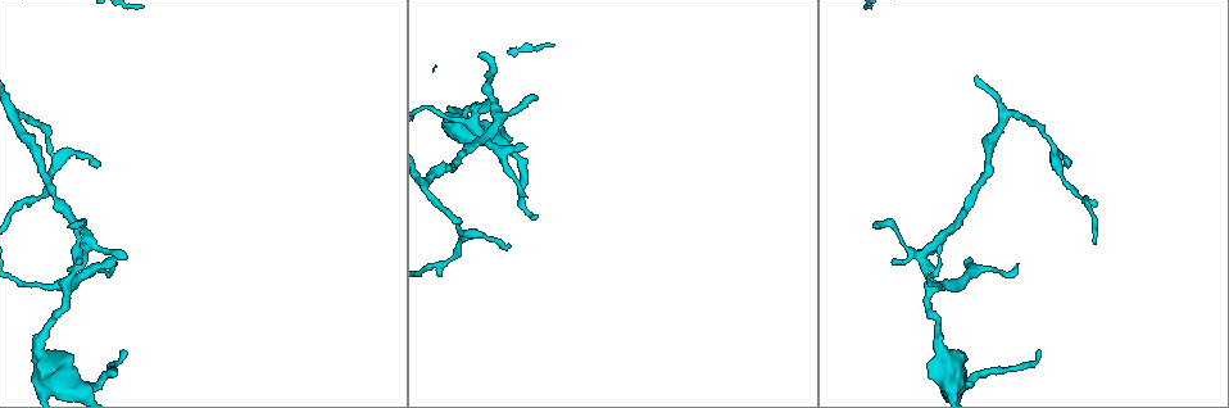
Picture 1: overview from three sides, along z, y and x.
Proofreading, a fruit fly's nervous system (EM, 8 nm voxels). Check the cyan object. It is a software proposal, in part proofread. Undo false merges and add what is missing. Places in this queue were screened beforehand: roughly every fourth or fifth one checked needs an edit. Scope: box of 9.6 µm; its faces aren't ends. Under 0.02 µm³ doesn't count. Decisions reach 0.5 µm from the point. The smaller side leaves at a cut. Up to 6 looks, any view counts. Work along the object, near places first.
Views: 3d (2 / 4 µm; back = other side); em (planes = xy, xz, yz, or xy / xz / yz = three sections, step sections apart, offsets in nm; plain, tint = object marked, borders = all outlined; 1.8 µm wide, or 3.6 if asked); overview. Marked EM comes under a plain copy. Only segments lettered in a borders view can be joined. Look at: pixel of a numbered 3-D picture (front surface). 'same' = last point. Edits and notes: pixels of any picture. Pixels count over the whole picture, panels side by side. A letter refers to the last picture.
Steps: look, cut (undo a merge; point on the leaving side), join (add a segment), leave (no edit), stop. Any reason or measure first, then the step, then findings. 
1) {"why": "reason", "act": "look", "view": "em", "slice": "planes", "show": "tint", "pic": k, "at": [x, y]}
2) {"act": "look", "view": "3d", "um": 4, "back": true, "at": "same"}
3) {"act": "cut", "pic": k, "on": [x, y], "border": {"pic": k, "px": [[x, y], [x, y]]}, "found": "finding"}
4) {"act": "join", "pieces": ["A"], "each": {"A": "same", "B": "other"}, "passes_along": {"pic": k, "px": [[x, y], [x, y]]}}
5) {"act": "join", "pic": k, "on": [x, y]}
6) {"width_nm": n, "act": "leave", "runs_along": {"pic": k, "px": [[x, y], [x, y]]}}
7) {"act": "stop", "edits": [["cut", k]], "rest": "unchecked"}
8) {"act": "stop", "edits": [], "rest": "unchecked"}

{"why": "thin end", "act": "look", "view": "3d", "um": 4, "pic": 1, "at": [479, 54]}

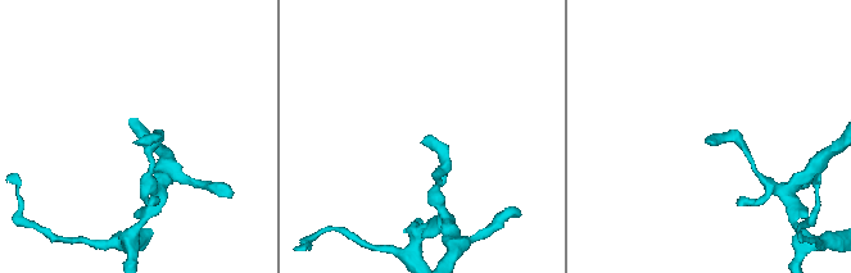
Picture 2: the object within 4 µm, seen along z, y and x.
{"act": "look", "view": "em", "slice": "planes", "show": "borders", "pic": 2, "at": [709, 139]}

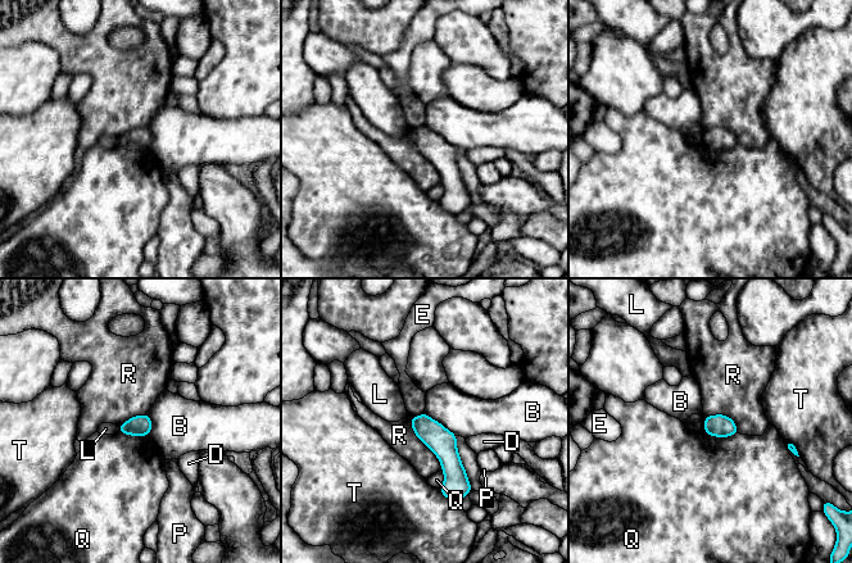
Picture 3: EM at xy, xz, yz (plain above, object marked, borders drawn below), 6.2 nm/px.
{"act": "leave", "each": {"B": "other", "D": "other", "E": "other", "L": "other", "P": "other", "Q": "other", "R": "other", "T": "other"}, "runs_along": {"pic": 3, "px": [[415, 420], [447, 452], [452, 494]]}, "found": "no lettered segment goes on from it"}

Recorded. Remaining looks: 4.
{"why": "sharp bend", "act": "look", "view": "em", "um": 3.6, "slice": "planes", "show": "tint", "pic": 1, "at": [68, 289]}

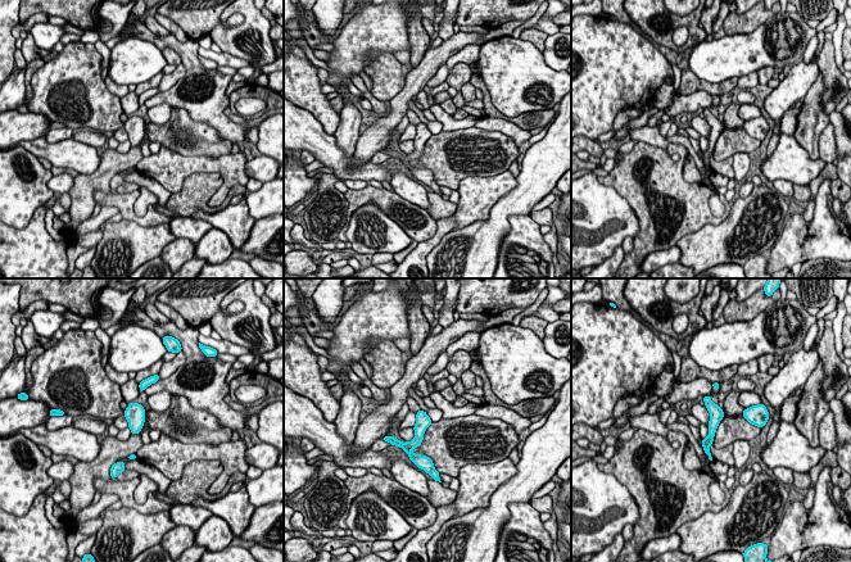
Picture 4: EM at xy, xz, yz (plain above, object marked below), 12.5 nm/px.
{"why": "see the neighbours", "act": "look", "view": "em", "um": 3.6, "slice": "planes", "show": "borders", "at": "same"}

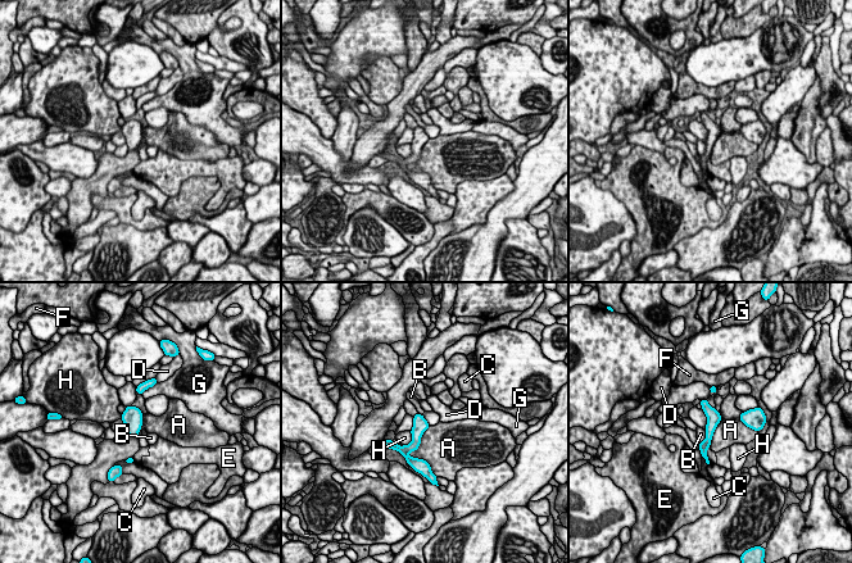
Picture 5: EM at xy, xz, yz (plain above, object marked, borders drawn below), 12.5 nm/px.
{"act": "leave", "each": {"A": "other", "B": "other", "C": "other", "D": "other", "E": "other", "F": "other", "G": "other", "H": "other"}, "border": {"pic": 5, "px": [[429, 425], [408, 454], [431, 470]]}, "found": "continuous, no second neuron"}

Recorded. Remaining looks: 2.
{"why": "thick turns thin", "act": "look", "view": "em", "slice": "yz", "step": 8, "show": "tint", "pic": 1, "at": [87, 384]}

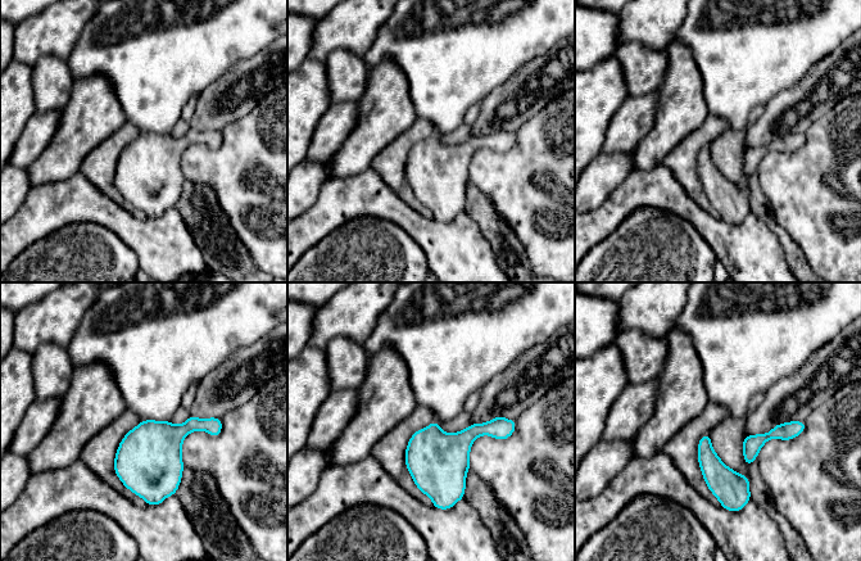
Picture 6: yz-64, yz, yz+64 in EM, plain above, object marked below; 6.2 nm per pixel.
{"act": "look", "view": "em", "slice": "yz", "step": 8, "show": "borders", "at": "same"}

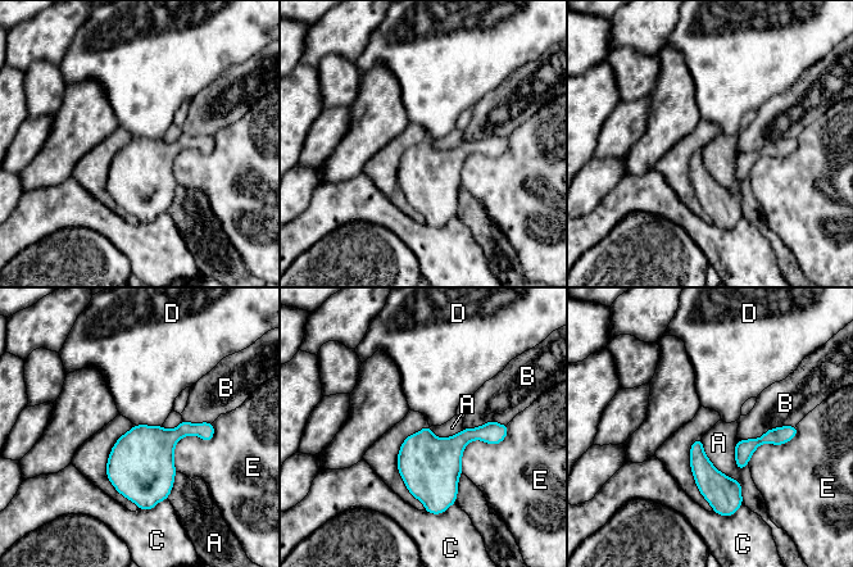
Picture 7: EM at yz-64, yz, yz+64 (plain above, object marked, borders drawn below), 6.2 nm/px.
{"act": "leave", "each": {"A": "other", "B": "other", "C": "other", "D": "other", "E": "other"}, "border": {"pic": 7, "px": [[700, 439], [743, 503]]}, "found": "one neuron here"}

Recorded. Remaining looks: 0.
{"act": "stop", "edits": [], "rest": "unchecked"}

